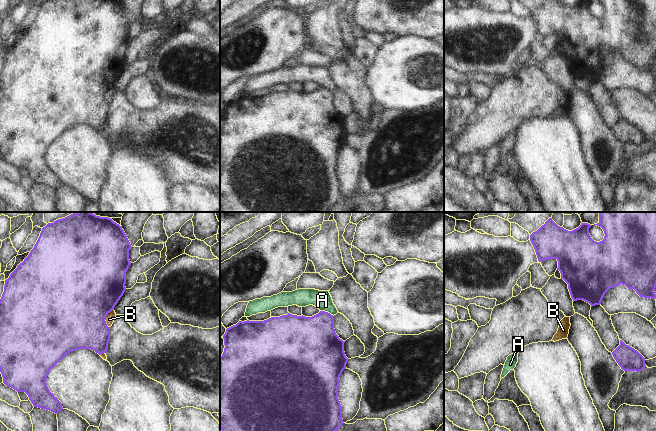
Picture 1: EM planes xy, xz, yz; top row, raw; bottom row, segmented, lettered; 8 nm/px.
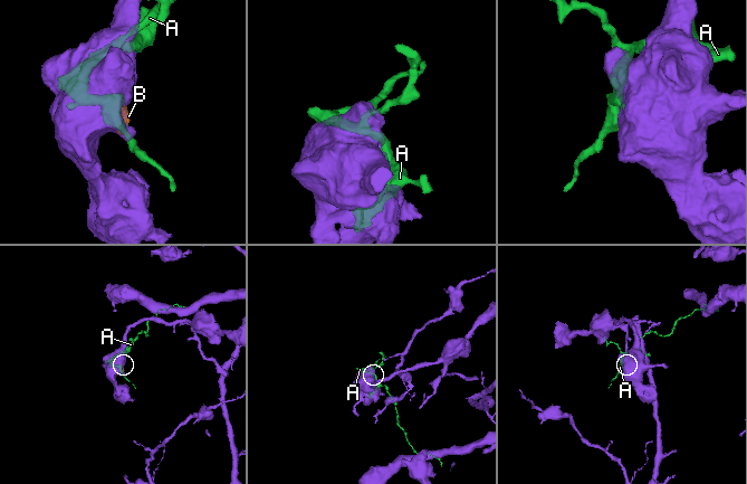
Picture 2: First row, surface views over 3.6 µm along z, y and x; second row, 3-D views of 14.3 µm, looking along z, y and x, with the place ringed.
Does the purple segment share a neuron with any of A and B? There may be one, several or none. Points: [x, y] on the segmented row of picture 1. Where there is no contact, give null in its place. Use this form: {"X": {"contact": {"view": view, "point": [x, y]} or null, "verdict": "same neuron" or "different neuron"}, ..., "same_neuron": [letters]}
{"A": {"contact": {"view": "xz", "point": [327, 312]}, "verdict": "different neuron"}, "B": {"contact": {"view": "xy", "point": [104, 318]}, "verdict": "different neuron"}, "same_neuron": []}

